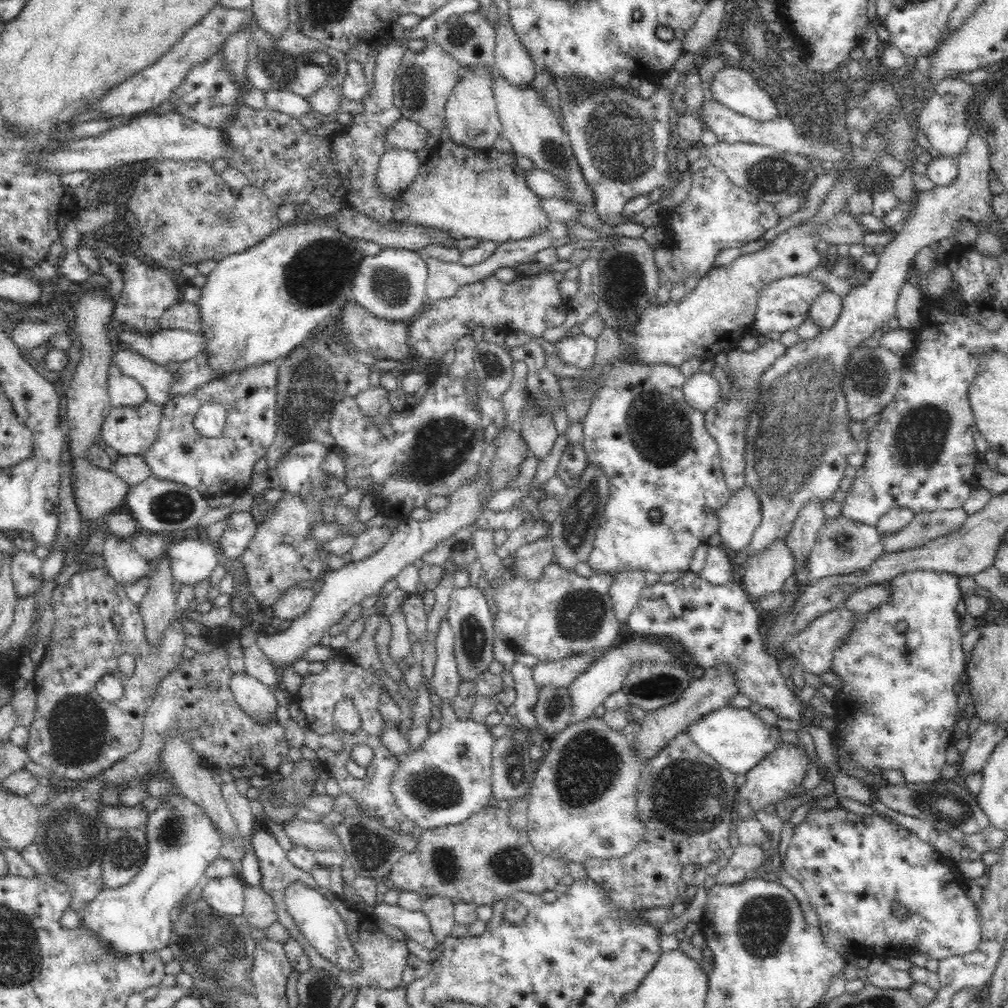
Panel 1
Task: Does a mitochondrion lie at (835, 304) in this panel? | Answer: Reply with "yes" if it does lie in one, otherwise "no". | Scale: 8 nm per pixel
no

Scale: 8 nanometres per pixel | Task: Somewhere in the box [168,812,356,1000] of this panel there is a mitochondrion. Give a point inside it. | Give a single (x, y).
(206, 951)

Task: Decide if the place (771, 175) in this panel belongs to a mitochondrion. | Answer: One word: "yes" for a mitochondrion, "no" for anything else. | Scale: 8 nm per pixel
yes

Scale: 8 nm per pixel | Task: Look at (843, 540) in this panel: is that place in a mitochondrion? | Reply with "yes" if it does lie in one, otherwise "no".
no

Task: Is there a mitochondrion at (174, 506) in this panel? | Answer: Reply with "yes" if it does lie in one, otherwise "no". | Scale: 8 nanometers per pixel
yes

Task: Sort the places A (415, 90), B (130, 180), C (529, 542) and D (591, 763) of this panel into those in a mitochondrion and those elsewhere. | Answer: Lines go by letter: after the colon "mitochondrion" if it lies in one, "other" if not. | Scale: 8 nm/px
A: mitochondrion
B: other
C: other
D: mitochondrion

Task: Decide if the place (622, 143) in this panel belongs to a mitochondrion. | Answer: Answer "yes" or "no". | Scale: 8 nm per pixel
yes

